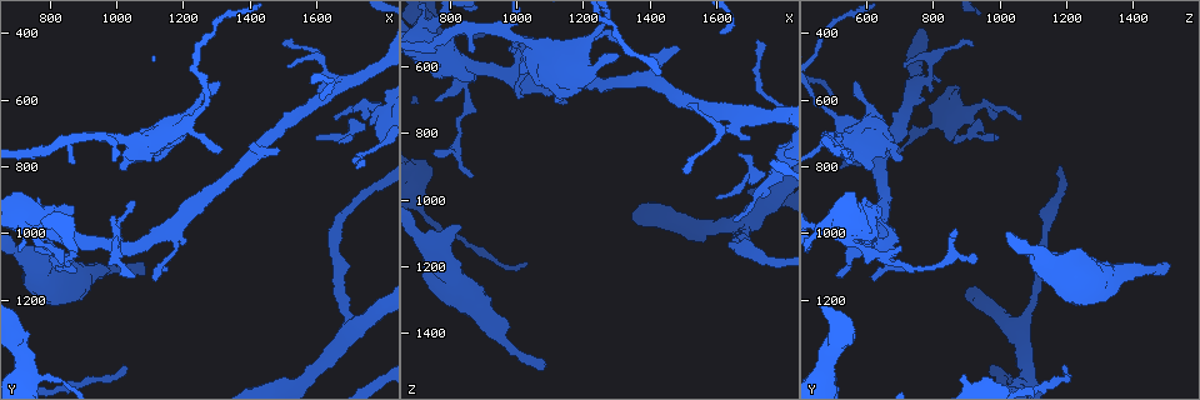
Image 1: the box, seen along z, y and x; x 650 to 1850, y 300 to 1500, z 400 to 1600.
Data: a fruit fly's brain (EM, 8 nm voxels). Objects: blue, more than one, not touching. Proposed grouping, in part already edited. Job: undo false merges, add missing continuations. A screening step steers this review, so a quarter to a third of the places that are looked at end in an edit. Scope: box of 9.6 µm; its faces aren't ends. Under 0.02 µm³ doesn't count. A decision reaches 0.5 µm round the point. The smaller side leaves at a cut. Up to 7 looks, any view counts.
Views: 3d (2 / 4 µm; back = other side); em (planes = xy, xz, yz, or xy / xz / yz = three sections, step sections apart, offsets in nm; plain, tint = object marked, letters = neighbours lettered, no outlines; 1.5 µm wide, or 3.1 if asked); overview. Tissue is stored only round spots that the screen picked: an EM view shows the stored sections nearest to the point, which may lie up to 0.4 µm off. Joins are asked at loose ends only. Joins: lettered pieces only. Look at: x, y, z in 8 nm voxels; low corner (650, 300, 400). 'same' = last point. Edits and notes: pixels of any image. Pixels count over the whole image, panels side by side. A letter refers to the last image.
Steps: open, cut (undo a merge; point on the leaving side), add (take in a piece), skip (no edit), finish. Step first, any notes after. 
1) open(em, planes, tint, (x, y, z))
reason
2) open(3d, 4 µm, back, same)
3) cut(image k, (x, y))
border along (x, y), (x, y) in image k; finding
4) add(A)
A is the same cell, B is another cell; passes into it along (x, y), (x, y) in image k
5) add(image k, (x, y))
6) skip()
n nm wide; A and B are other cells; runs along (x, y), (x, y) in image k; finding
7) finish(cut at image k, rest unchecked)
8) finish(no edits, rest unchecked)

open(3d, 2 µm, (1080, 1080, 1510))
long arm stops here

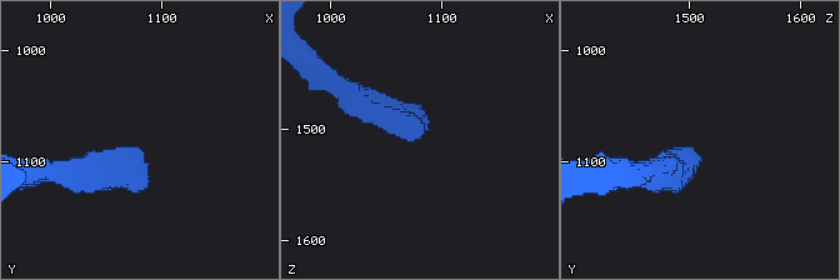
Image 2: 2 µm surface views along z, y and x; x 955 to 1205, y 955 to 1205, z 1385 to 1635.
open(em, planes, tint, (1078, 1090, 1502))

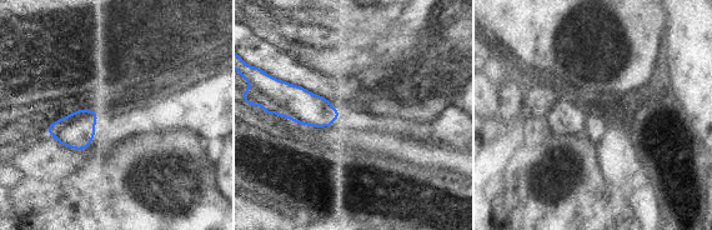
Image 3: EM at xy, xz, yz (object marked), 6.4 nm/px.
open(em, planes, letters, same)

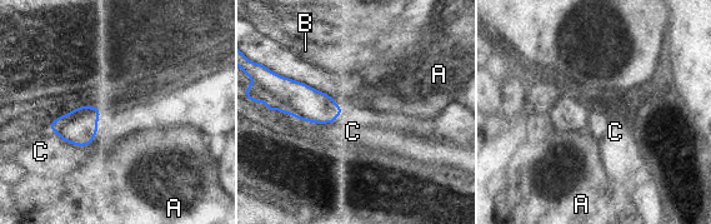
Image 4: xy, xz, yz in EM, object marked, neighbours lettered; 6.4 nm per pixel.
skip()
200 nm wide; A, B and C are other cells; border along (258, 101), (316, 123), (344, 112) in image 4; no lettered piece goes on from it

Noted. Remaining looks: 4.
open(3d, 2 µm, (1030, 1400, 1180))
free end

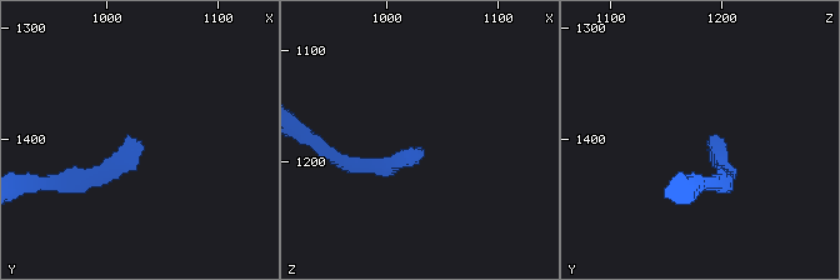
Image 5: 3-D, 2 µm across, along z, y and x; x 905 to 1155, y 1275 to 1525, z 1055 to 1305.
open(em, planes, letters, (1024, 1402, 1190))
need the tissue

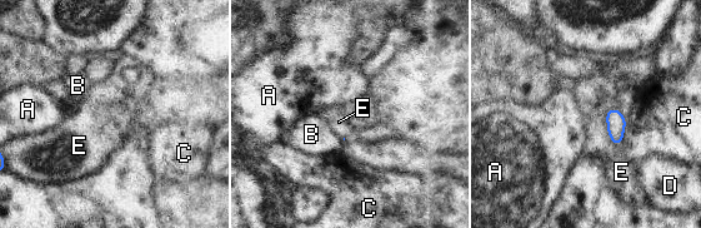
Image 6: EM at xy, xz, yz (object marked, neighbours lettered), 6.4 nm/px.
skip()
A, B, C, D and E are other cells; border along (605, 120), (607, 135), (617, 145) in image 6; none of them fits

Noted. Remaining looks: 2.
finish(no edits, rest unchecked)

